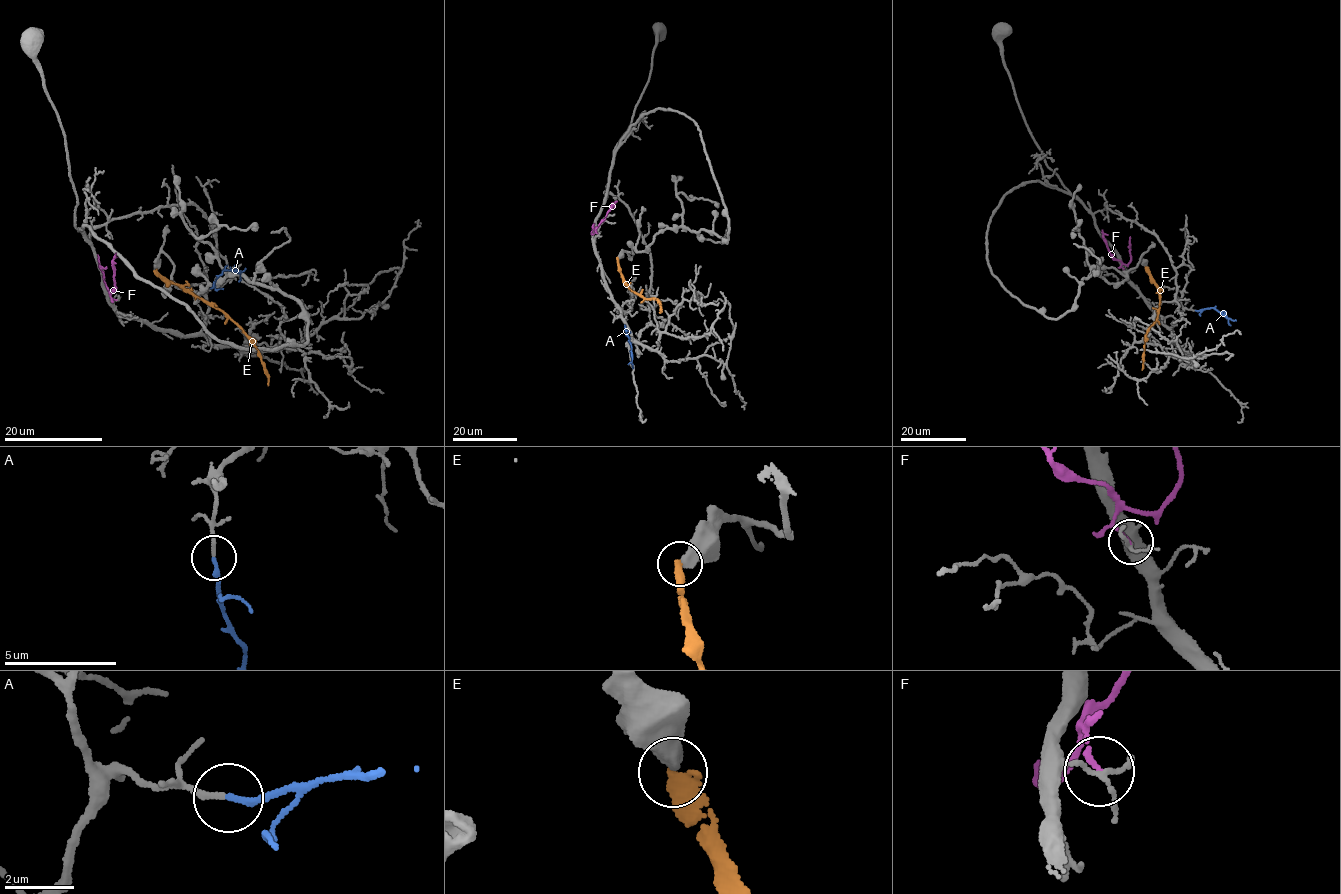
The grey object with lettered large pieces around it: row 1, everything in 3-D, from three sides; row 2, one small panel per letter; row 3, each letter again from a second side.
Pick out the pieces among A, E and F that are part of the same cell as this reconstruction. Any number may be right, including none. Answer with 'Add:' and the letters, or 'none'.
Add: A

